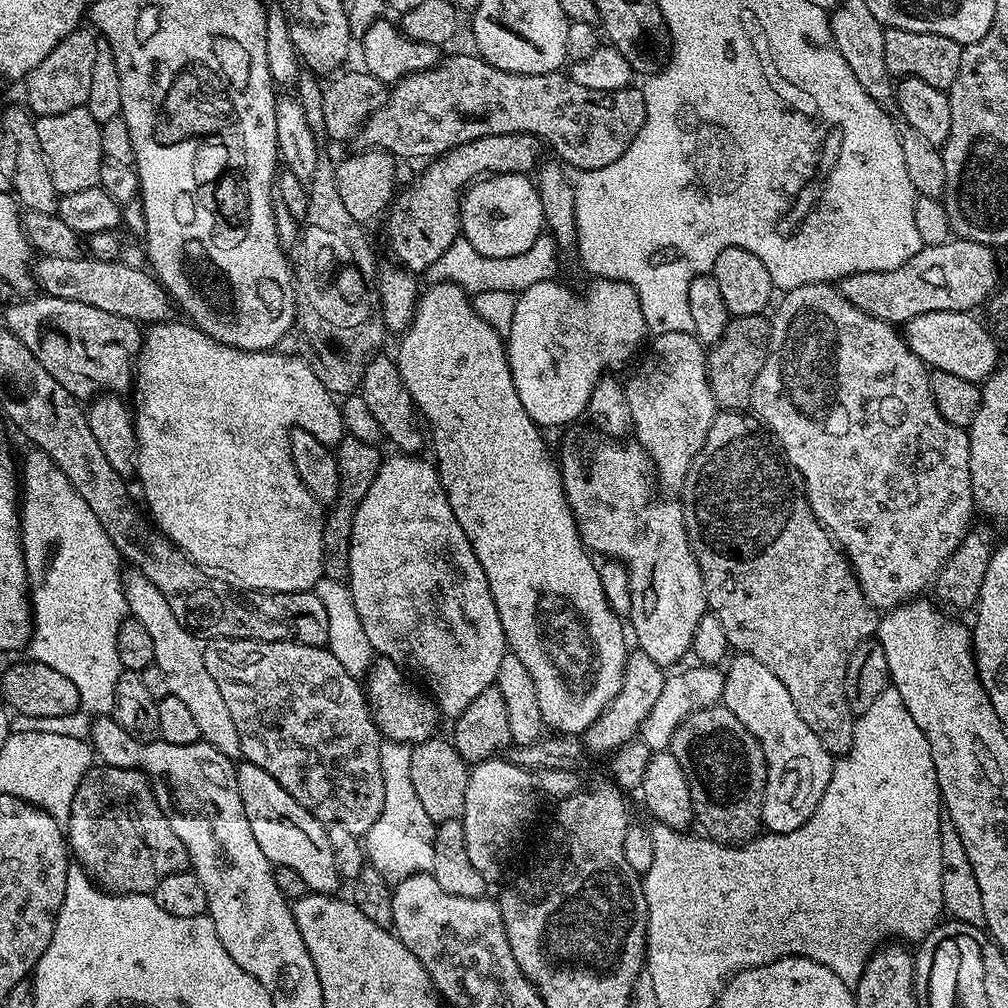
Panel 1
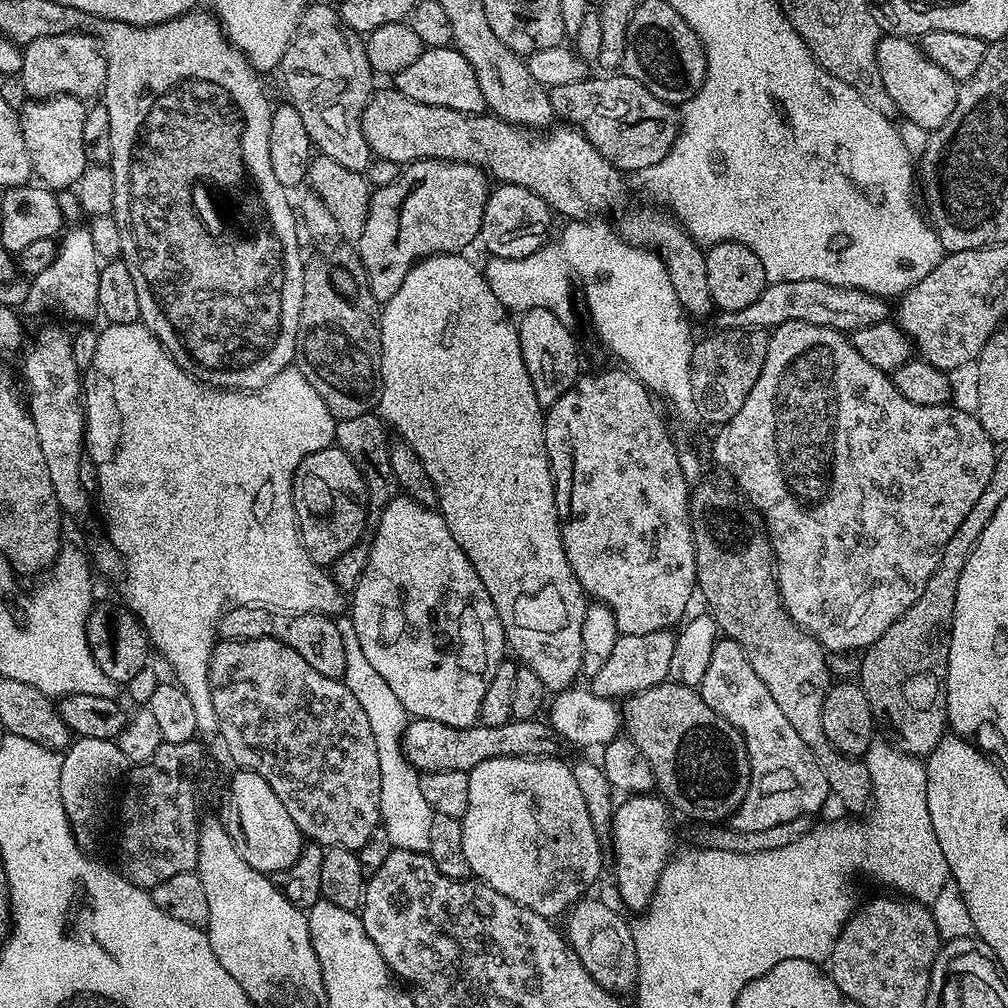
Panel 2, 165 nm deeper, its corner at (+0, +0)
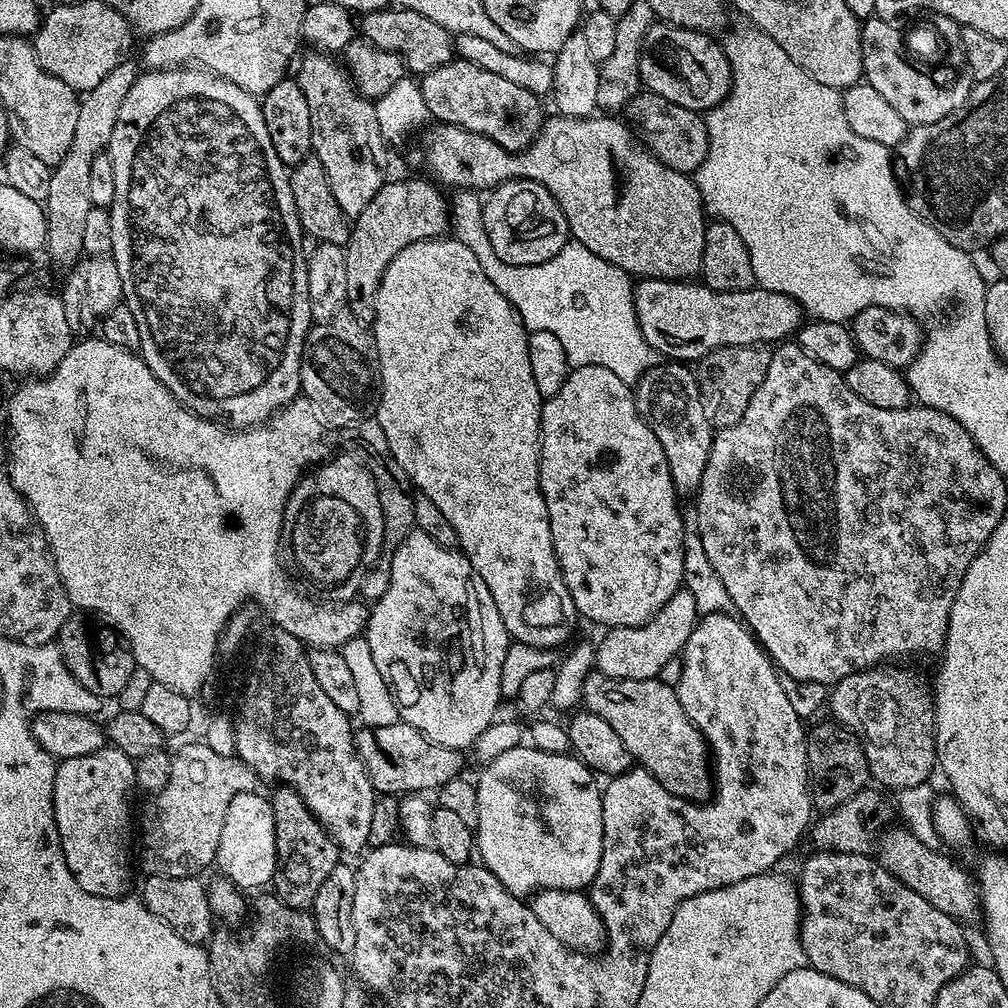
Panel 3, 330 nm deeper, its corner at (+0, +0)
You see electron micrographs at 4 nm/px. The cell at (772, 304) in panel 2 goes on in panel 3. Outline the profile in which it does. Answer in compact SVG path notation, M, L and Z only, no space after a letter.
M641 279L635 285L634 299L636 317L646 342L672 362L699 362L706 354L726 346L772 346L787 341L802 327L798 301L759 286L745 292L716 292L703 282Z

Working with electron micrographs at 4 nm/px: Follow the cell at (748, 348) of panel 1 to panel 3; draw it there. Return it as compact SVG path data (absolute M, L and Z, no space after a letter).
M763 344L726 346L706 354L695 365L700 397L706 410L706 418L712 421L713 429L734 426L734 422L738 422L738 418L746 414L746 406L750 406L750 398L754 398L754 390L762 386L766 370L770 370L772 354L773 349Z

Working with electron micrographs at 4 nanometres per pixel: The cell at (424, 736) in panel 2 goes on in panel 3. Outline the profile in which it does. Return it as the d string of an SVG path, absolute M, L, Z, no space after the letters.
M391 724L381 728L361 727L355 733L356 753L370 774L370 782L380 794L424 794L427 788L439 790L465 770L465 753L458 748L438 746L414 726Z

